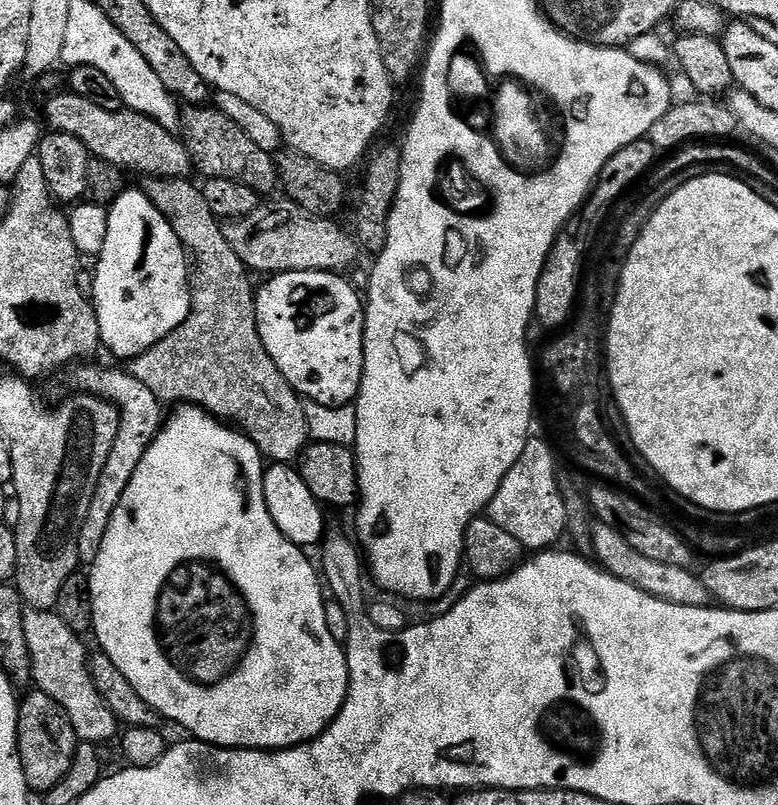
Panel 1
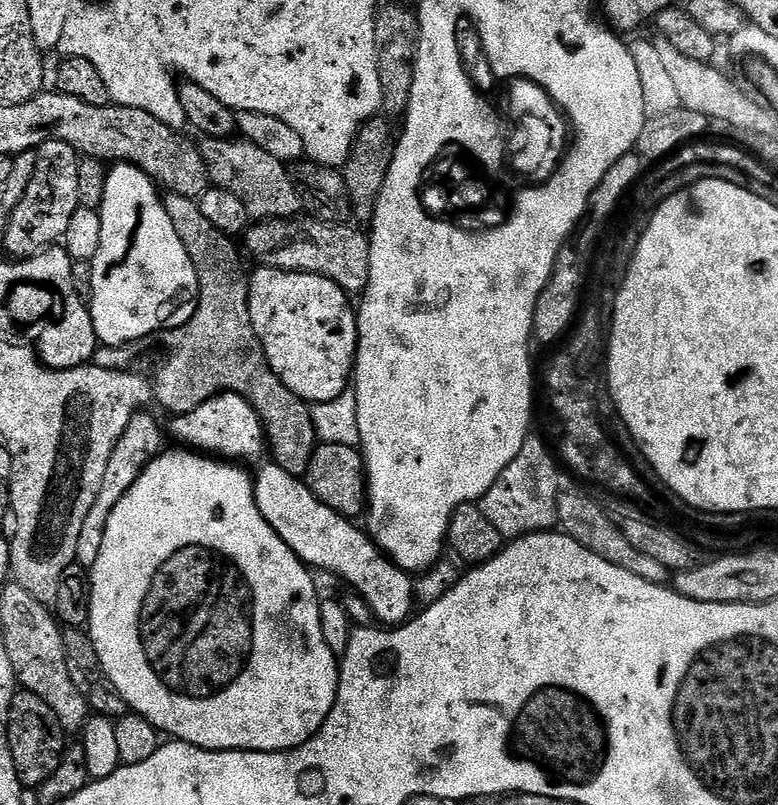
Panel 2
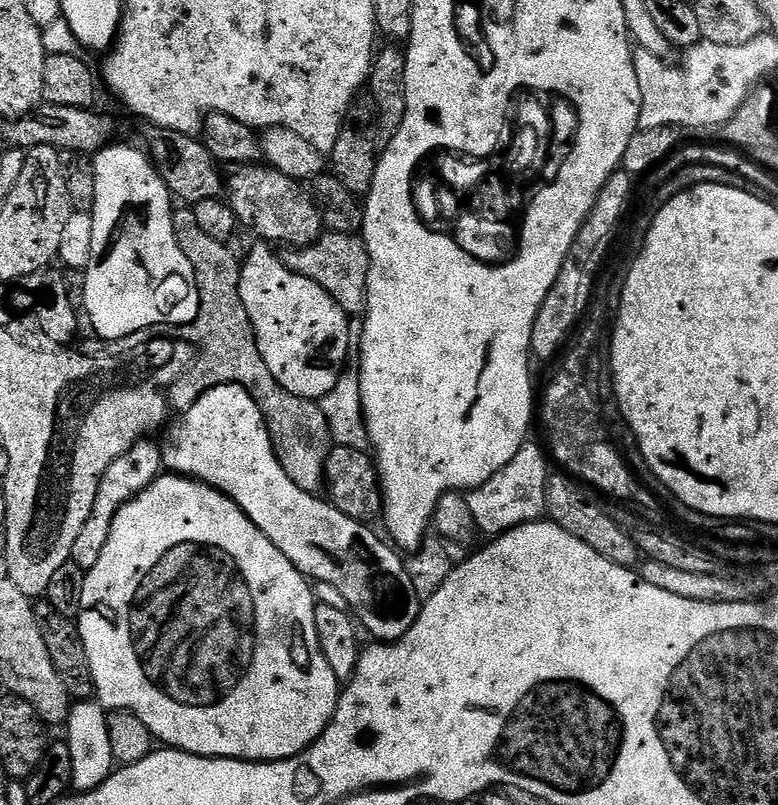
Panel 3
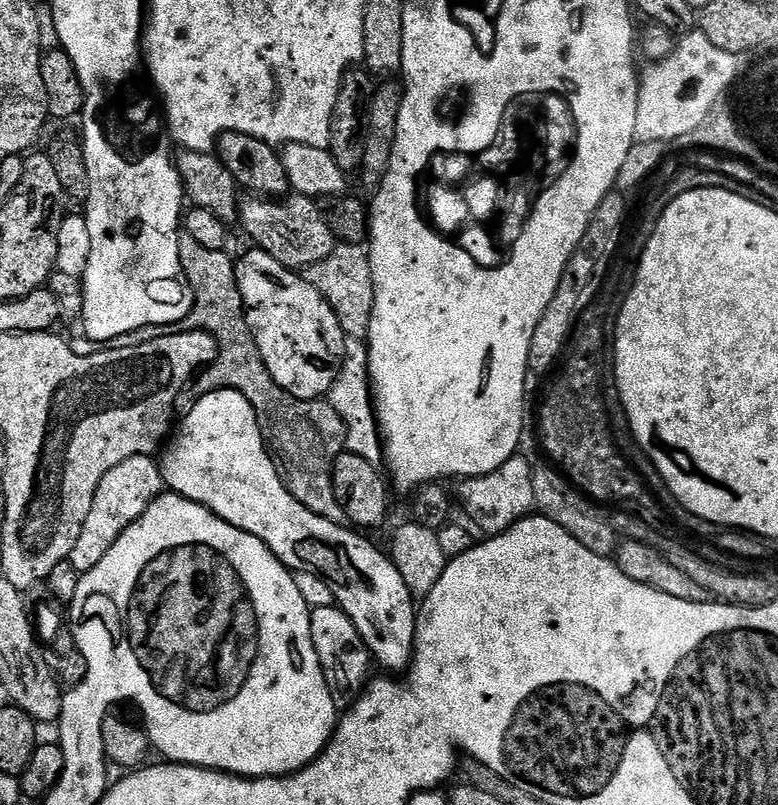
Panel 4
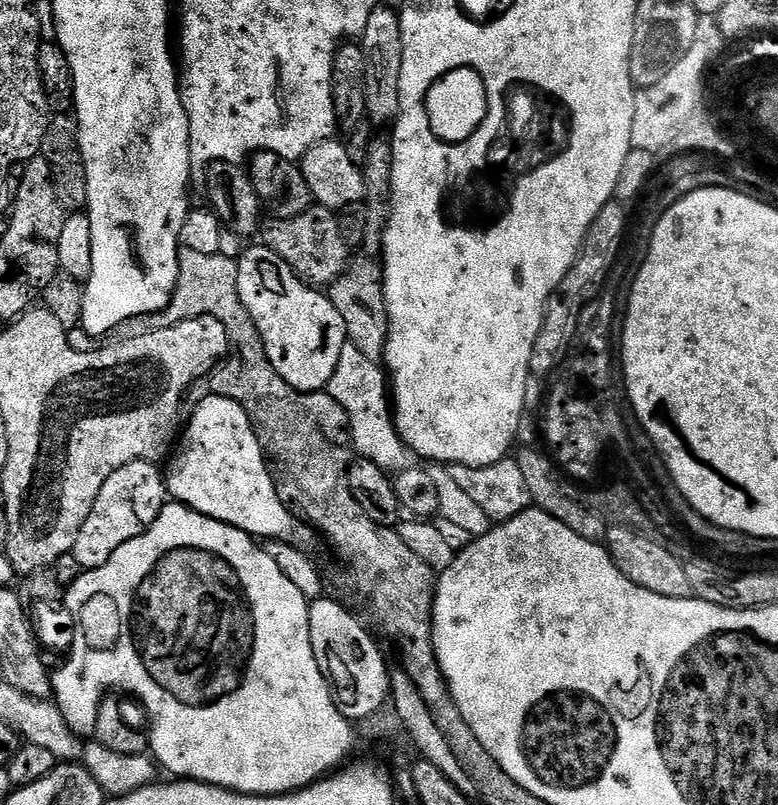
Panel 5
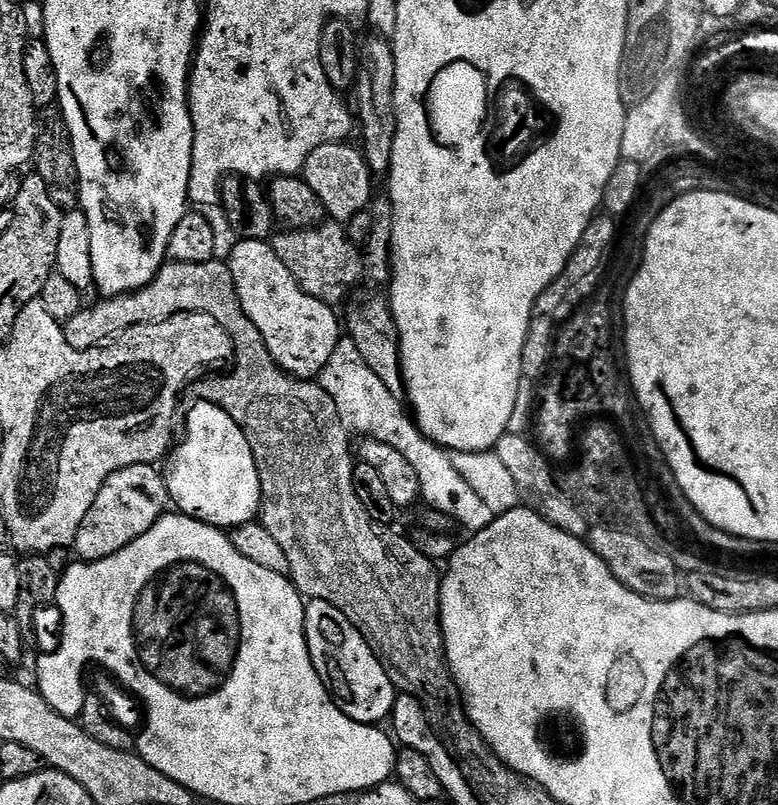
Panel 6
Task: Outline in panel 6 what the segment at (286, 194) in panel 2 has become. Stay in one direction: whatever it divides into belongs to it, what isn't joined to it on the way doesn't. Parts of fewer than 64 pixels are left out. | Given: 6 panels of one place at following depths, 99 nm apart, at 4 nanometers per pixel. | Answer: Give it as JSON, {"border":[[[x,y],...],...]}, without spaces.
{"border":[[[325,222],[317,228],[297,232],[284,230],[279,234],[271,237],[272,249],[278,258],[282,258],[282,266],[290,270],[306,294],[318,298],[324,304],[340,306],[347,298],[348,291],[360,284],[360,248],[350,242],[343,223]]]}

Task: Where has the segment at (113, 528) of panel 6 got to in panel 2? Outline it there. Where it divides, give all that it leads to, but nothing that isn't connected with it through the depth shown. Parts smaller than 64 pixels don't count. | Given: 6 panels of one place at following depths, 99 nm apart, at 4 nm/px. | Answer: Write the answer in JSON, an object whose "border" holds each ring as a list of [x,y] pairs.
{"border":[[[141,410],[134,418],[130,418],[130,424],[126,426],[126,434],[118,438],[118,446],[114,446],[114,454],[110,454],[110,466],[106,466],[106,474],[102,478],[102,490],[98,490],[98,498],[94,498],[94,506],[90,506],[90,514],[86,514],[86,522],[82,522],[82,530],[78,533],[78,550],[76,551],[76,563],[83,568],[92,569],[94,562],[98,562],[98,550],[102,550],[102,538],[106,534],[106,522],[110,514],[114,514],[114,506],[122,502],[126,490],[138,482],[142,470],[146,470],[148,463],[165,451],[166,432],[160,424],[151,416],[151,411]]]}

